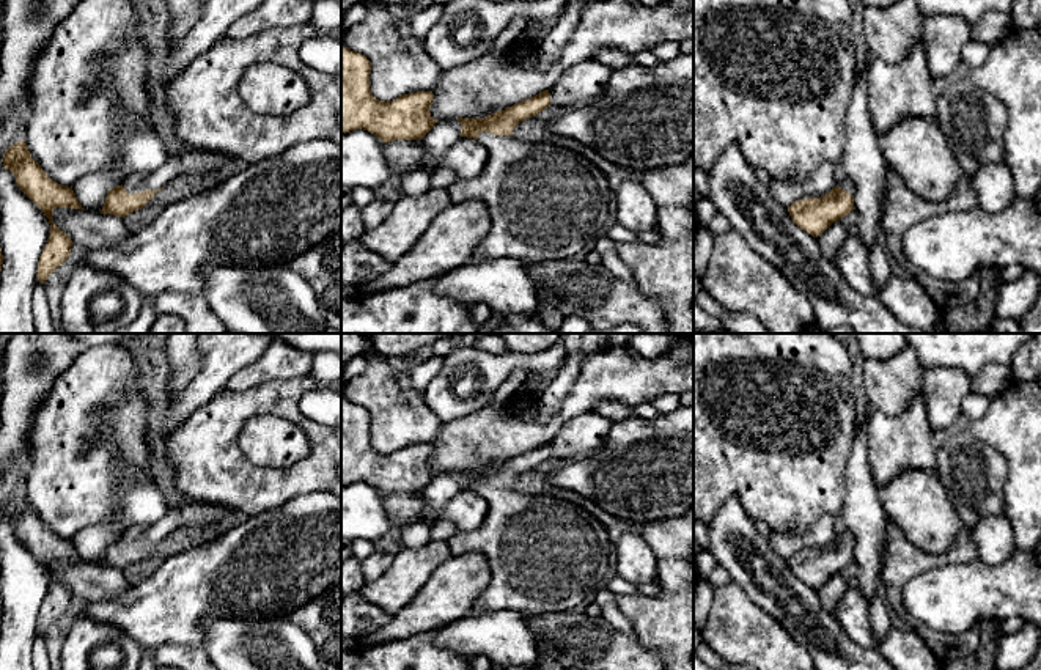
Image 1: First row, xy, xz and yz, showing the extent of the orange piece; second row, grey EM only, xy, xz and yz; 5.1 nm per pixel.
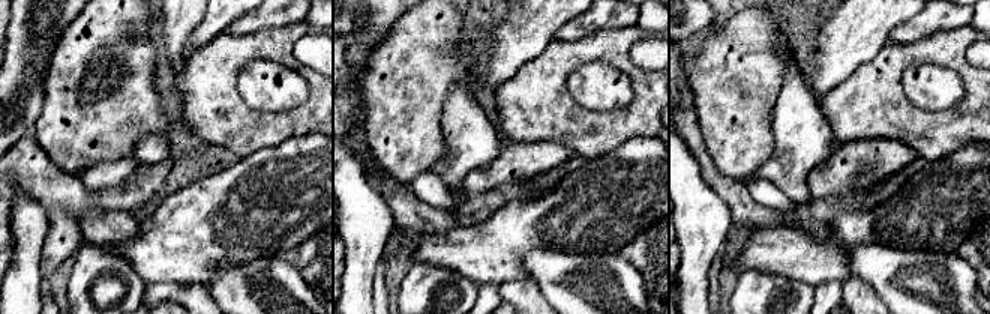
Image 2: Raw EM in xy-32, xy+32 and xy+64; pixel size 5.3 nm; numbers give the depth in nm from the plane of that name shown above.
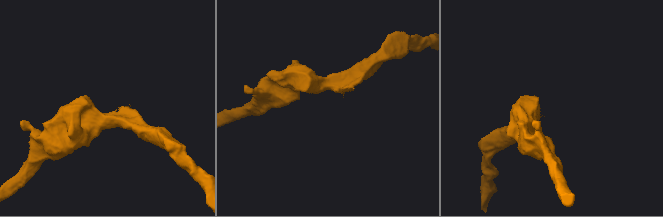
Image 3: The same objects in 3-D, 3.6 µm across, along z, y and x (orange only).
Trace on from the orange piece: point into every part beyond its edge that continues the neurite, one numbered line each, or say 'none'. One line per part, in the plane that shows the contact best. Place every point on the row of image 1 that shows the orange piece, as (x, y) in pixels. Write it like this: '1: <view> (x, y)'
1: xy (197, 161)

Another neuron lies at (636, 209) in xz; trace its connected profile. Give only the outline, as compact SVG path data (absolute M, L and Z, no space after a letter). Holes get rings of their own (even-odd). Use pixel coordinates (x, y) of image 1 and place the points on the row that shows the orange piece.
M624 181L615 200L618 223L635 234L657 228L657 206L642 181Z

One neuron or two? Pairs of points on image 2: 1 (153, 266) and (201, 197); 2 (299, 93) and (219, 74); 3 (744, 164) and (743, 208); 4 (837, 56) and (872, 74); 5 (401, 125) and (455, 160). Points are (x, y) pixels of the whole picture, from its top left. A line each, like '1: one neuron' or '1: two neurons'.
1: one neuron
2: two neurons
3: two neurons
4: two neurons
5: two neurons

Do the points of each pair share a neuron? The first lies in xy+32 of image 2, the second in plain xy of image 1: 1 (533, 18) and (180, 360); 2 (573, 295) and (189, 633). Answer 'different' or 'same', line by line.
1: different
2: different

